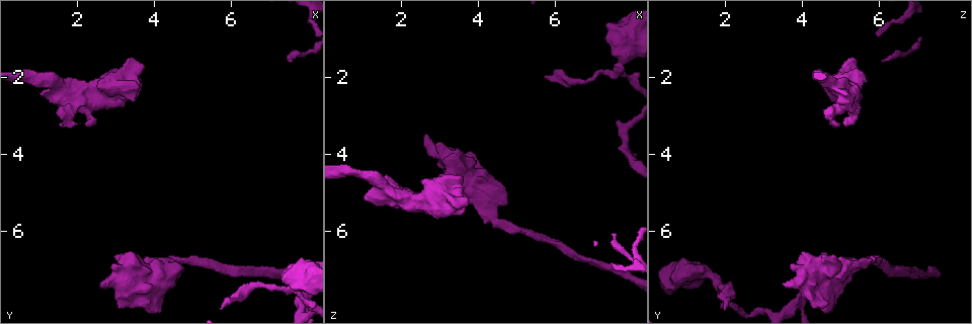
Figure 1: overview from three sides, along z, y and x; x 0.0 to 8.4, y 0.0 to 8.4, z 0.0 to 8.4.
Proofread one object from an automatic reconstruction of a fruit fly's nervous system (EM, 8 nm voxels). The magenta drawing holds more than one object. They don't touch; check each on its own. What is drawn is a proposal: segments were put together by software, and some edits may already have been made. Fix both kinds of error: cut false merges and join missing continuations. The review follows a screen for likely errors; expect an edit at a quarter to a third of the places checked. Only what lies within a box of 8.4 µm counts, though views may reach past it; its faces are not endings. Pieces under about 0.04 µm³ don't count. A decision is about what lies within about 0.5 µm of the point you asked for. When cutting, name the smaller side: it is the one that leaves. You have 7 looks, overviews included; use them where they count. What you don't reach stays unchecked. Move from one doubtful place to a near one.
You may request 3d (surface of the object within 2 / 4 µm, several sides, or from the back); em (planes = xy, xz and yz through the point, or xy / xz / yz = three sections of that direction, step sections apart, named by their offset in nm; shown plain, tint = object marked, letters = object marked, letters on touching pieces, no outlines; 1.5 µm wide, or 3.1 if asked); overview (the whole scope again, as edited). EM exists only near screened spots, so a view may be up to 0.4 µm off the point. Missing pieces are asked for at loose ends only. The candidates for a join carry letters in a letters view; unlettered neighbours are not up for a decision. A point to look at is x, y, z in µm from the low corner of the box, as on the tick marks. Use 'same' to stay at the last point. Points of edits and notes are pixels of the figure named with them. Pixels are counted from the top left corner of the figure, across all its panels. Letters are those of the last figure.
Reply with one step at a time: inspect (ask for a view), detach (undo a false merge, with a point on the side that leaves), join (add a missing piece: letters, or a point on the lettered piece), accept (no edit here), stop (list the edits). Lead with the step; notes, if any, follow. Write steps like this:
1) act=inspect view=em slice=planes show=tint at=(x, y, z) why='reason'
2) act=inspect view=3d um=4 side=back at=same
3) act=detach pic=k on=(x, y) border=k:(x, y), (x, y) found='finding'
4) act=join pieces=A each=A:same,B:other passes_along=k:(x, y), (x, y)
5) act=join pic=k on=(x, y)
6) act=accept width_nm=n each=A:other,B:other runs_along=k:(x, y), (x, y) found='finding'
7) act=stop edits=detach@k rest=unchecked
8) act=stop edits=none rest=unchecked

act=inspect view=em slice=xy step=4 show=letters at=(7.60, 7.45, 1.85) why='three-way junction'

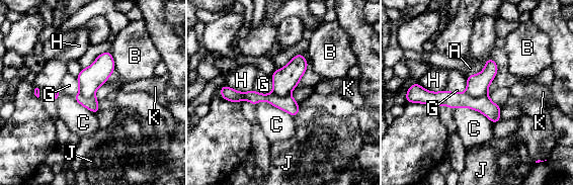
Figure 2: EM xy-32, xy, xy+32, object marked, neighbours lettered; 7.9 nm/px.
act=detach pic=2 on=(483, 104) longest_contact=C:340nm each=A:other,B:other,C:other,G:other,H:other,J:other,K:other part_leaving=2:(417, 89), (483, 104), (497, 118) found='two neurons meet here'

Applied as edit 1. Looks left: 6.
act=inspect view=em slice=xz step=4 show=letters at=(2.65, 7.40, 3.55)

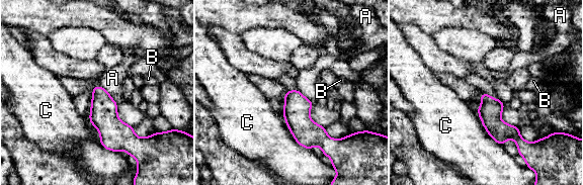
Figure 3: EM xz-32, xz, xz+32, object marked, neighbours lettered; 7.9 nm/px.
act=accept each=A:other,B:other,C:other found='no lettered piece goes on from it'

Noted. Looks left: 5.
act=inspect view=em slice=xz step=8 show=letters at=(4.35, 6.75, 5.65) why='calibre changes'

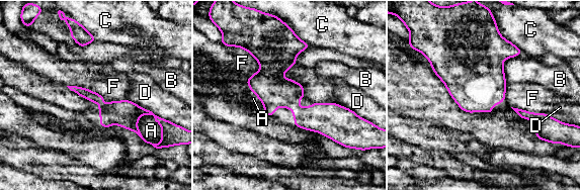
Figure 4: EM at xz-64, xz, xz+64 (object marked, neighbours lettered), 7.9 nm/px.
act=accept width_nm=140 each=A:other,B:other,C:other,D:other,F:other border=4:(277, 75), (299, 82), (306, 97) found='continuous, no second neuron'

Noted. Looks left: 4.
act=stop edits=detach@2 rest=unchecked

